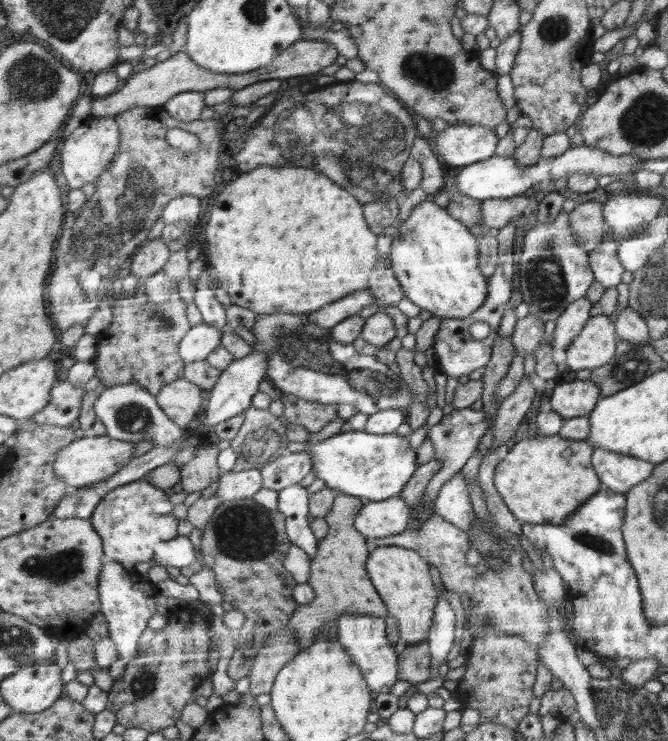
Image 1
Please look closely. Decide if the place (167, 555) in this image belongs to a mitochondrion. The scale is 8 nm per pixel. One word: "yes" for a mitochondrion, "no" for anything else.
no

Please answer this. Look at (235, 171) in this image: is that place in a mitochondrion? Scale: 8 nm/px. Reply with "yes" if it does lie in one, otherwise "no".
no

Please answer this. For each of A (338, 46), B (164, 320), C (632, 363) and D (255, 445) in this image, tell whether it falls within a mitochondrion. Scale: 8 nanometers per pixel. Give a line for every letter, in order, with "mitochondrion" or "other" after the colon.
A: other
B: mitochondrion
C: mitochondrion
D: mitochondrion

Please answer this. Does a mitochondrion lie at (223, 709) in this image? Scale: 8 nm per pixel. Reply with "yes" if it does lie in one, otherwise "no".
no

